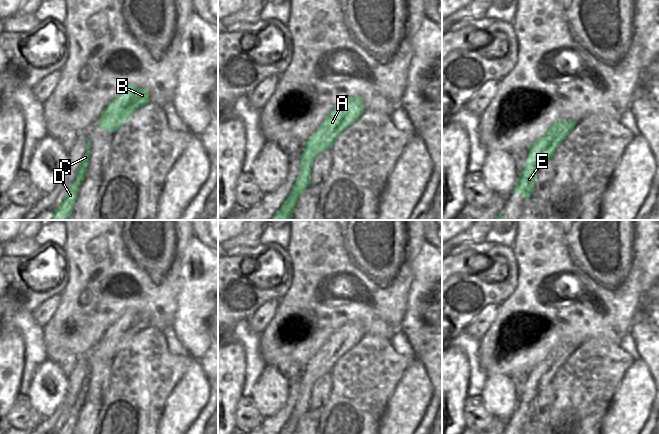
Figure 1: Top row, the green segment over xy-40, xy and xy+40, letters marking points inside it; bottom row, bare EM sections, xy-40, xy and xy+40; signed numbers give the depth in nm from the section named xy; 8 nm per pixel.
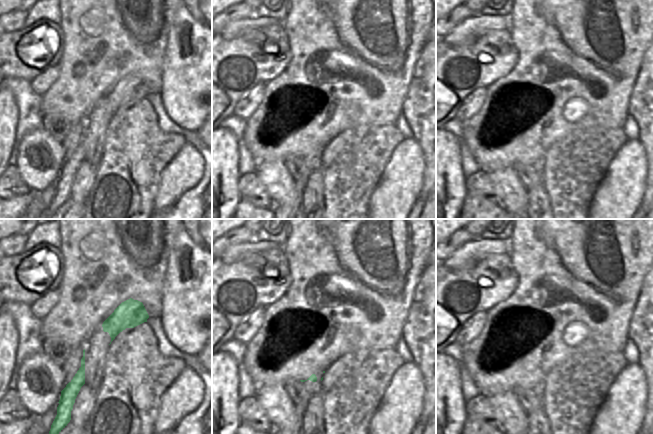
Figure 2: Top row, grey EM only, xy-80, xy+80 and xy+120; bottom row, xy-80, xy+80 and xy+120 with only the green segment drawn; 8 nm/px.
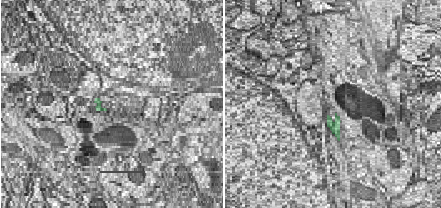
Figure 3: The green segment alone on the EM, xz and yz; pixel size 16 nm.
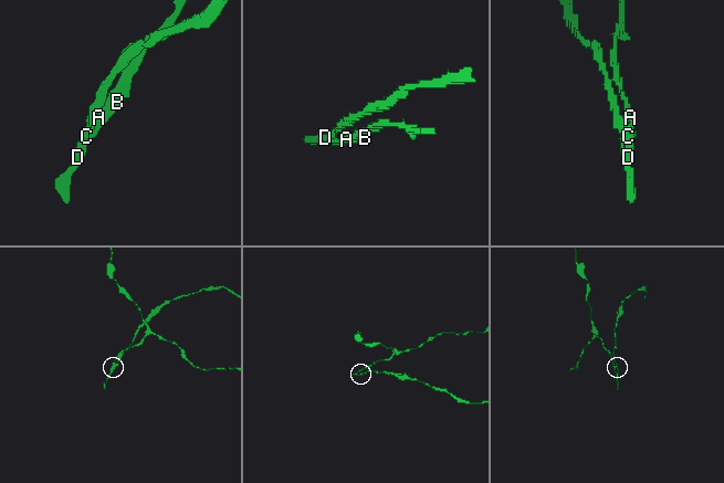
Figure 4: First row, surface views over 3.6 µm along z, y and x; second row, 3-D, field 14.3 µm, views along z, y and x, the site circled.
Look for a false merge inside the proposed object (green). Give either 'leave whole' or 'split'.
split

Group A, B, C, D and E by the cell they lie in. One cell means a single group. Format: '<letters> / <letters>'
A B / C D E

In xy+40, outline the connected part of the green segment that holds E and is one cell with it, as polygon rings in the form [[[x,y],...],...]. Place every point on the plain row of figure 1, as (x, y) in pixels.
[[[525,389],[525,392],[519,397],[519,404],[513,414],[513,417],[520,417],[527,424],[533,417],[535,410],[535,400],[537,398],[538,389]]]

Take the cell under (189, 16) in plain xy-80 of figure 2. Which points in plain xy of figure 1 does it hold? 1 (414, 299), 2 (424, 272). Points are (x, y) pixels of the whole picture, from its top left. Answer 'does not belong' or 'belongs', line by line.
1: belongs
2: belongs

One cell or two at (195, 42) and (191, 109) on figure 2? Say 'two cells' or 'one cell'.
one cell

